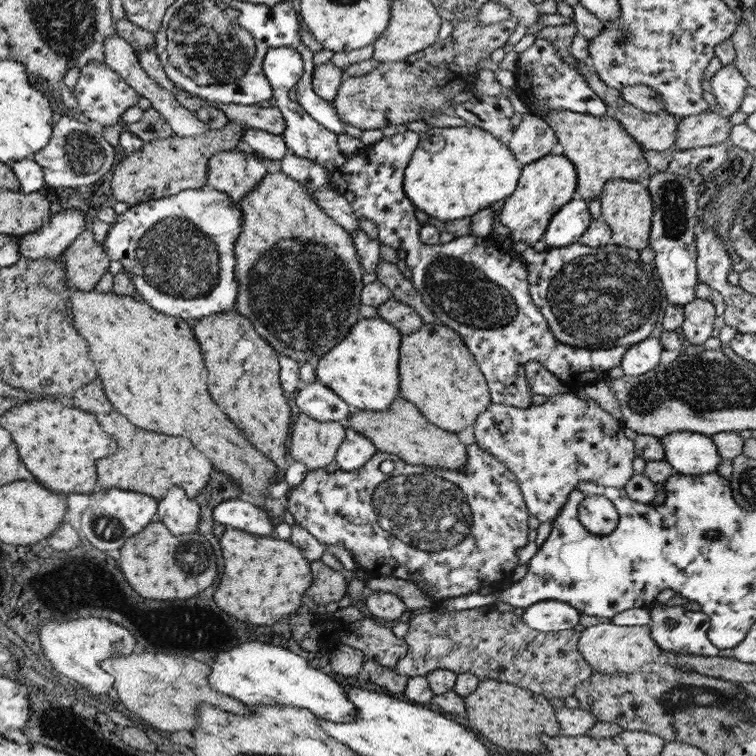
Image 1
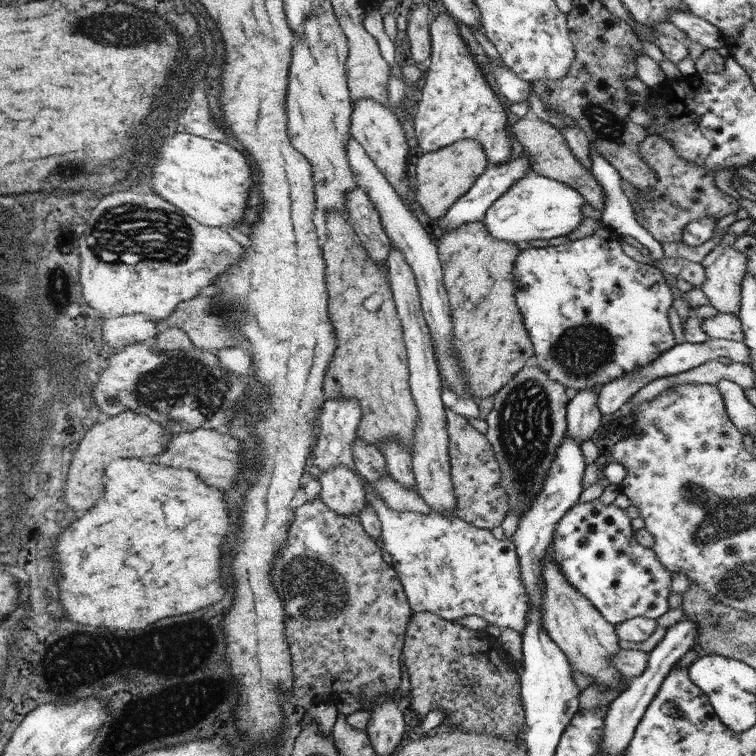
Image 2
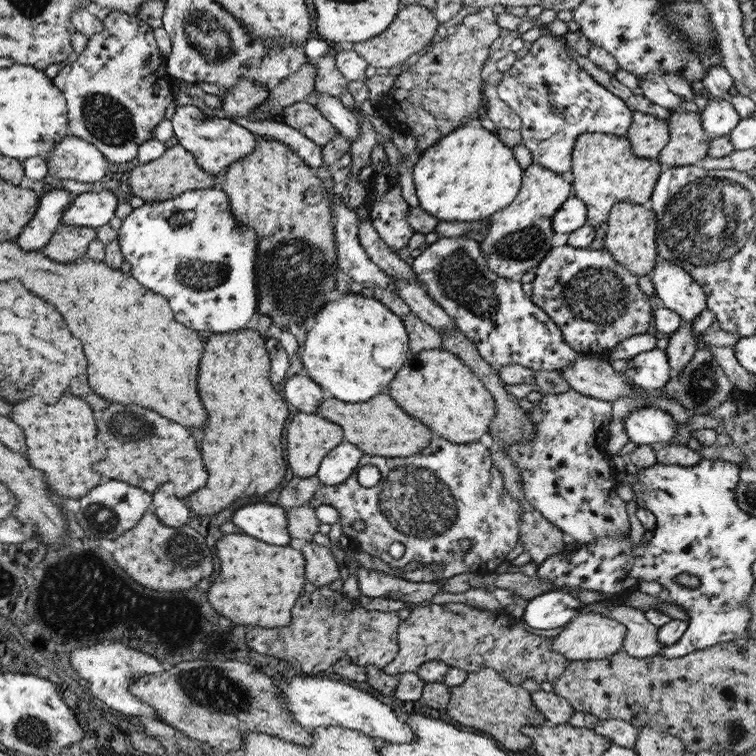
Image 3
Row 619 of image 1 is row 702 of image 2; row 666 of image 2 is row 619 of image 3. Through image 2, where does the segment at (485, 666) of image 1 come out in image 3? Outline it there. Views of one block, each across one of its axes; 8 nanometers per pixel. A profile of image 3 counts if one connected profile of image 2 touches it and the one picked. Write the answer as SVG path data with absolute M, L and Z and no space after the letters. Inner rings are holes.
M430 604L410 610L407 618L398 624L396 643L396 655L382 668L388 675L414 673L420 664L440 660L466 673L491 668L509 684L520 686L526 678L536 683L551 683L570 663L566 656L550 649L550 638L522 630L518 619L503 610L487 611L465 604Z

